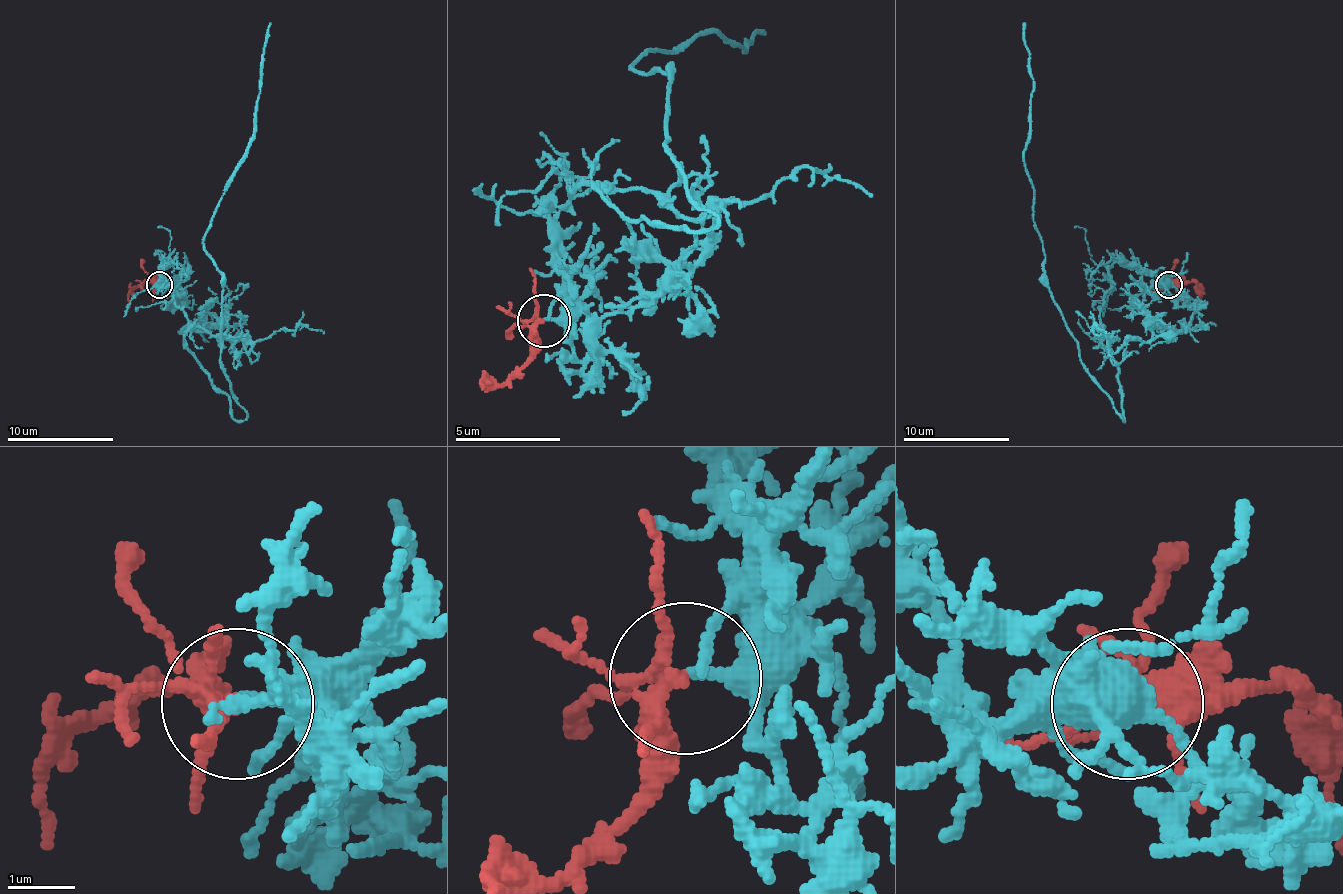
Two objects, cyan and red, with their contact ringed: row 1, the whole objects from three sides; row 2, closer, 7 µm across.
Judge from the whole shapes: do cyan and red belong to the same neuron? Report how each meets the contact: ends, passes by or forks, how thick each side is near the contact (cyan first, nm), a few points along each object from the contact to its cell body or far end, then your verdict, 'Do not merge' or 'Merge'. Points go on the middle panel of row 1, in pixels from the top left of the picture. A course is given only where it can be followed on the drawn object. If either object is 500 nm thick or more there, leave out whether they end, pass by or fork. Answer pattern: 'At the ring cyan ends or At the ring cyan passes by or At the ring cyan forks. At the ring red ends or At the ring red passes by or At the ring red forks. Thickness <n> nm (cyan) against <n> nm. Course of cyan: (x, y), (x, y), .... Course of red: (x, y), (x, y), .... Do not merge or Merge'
At the ring cyan passes by. At the ring red forks. Thickness 240 nm (cyan) against 220 nm. Course of cyan: (544, 322), (550, 200), (597, 184), (629, 221), (719, 221), (666, 147), (672, 78), (634, 62), (767, 36). Course of red: (544, 322), (539, 348), (513, 370), (481, 385), (486, 385). Merge

